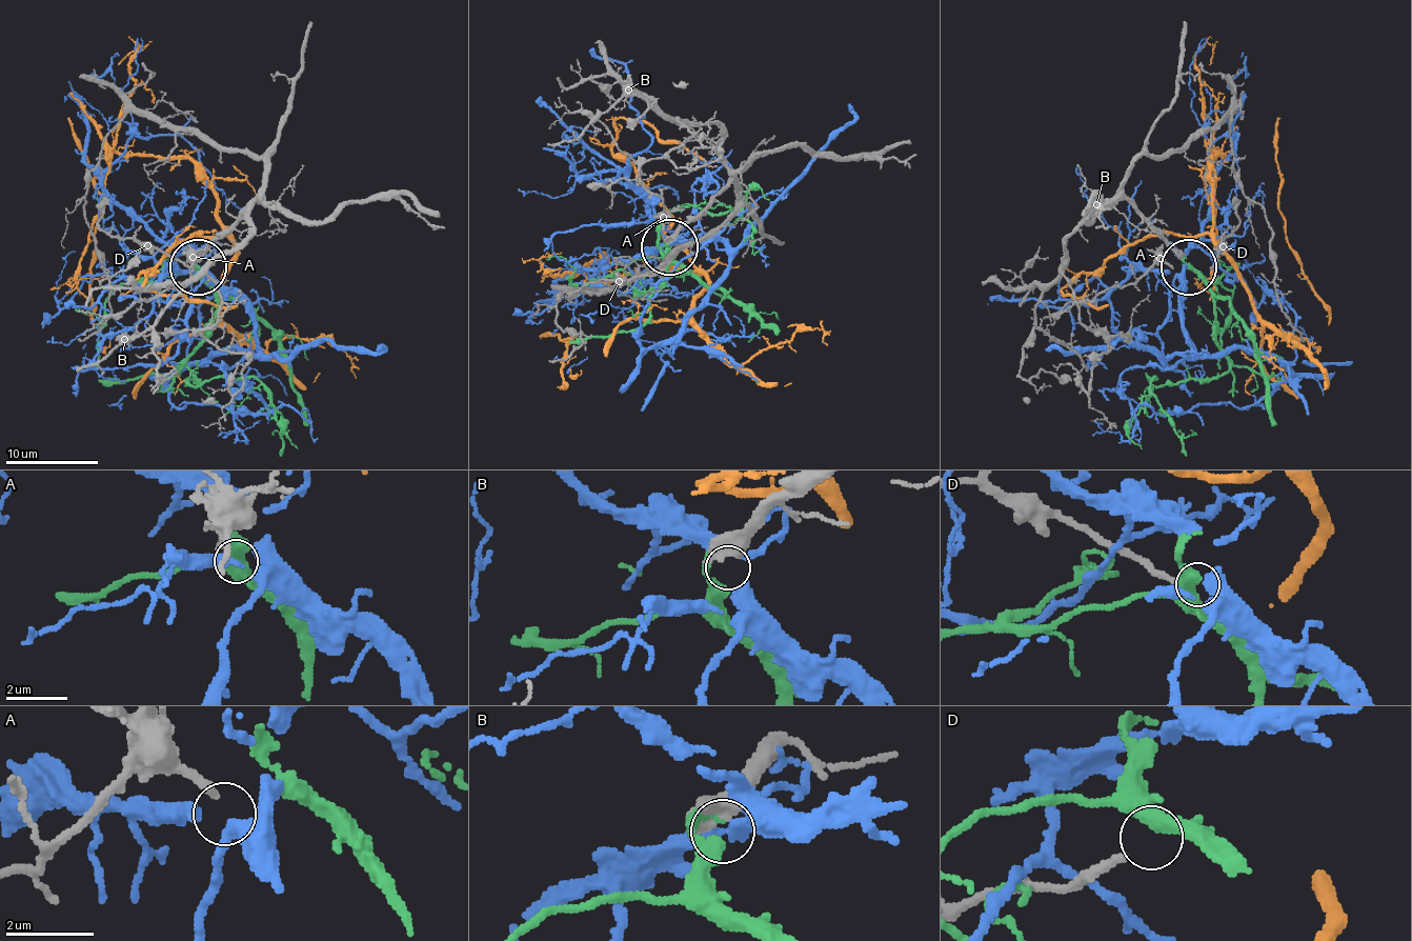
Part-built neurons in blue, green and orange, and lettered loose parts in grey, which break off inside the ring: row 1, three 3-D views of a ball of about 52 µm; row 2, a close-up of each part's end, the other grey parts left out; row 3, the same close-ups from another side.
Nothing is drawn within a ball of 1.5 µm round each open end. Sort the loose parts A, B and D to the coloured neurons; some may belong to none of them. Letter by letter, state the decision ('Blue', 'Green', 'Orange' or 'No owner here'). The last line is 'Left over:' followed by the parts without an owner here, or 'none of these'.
A: No owner here
B: Green
D: No owner here
Left over: A, D

